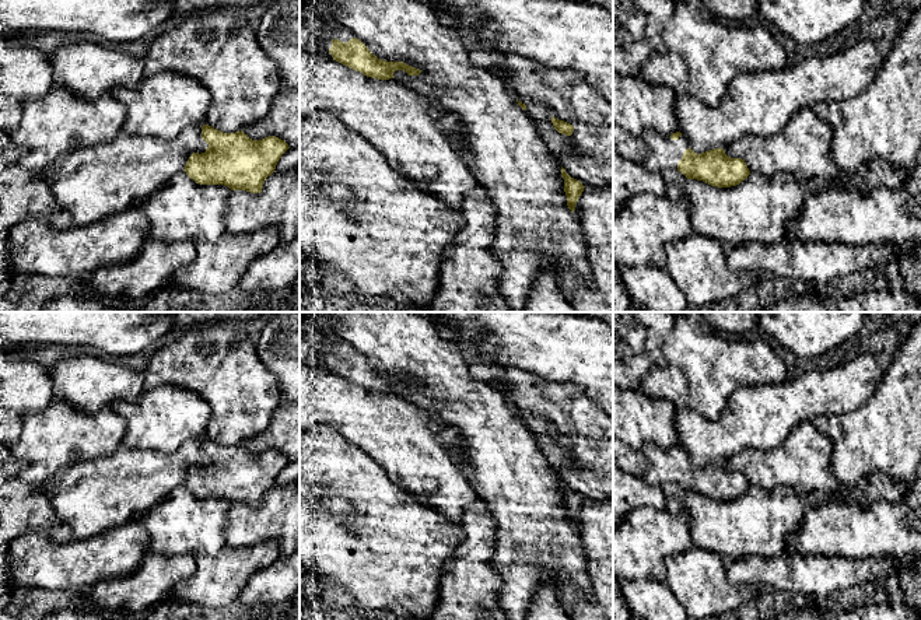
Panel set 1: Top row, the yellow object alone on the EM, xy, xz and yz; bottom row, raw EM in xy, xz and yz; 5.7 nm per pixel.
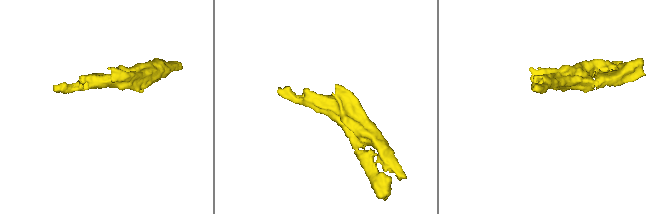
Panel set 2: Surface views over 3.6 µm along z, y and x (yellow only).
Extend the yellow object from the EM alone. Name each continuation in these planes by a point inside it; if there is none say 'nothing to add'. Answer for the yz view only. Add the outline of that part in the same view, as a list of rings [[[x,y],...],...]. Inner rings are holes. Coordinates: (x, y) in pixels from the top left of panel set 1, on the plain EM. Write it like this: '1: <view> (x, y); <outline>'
1: yz (664, 466); [[[645,442],[642,451],[648,460],[645,480],[656,487],[668,481],[677,483],[683,466],[691,462],[683,448],[677,453],[672,453],[670,448],[662,449],[654,442]]]

